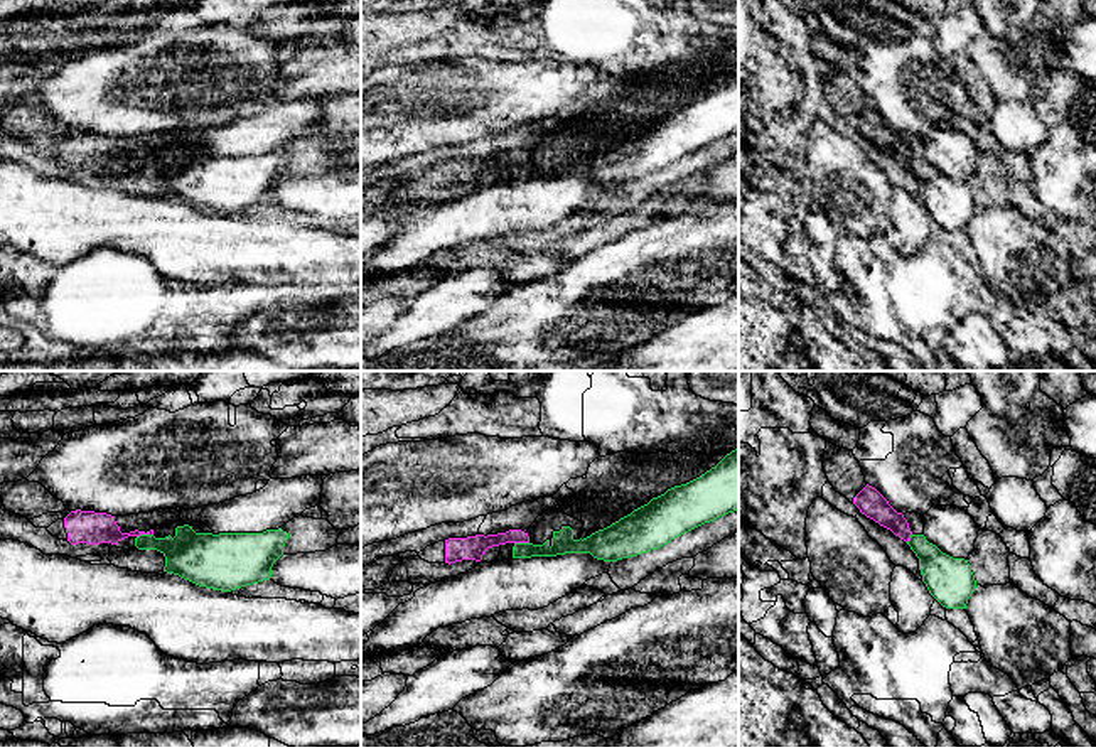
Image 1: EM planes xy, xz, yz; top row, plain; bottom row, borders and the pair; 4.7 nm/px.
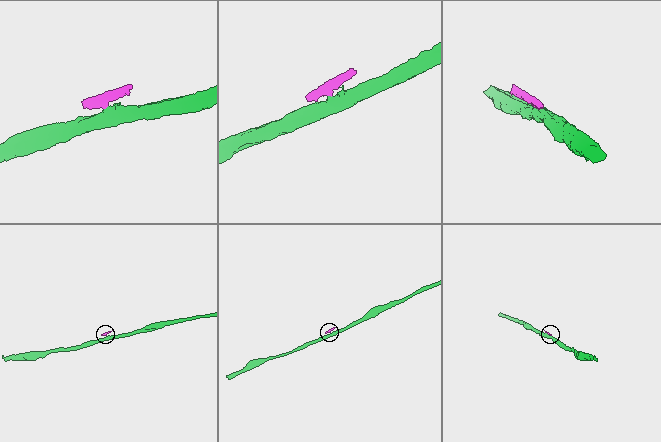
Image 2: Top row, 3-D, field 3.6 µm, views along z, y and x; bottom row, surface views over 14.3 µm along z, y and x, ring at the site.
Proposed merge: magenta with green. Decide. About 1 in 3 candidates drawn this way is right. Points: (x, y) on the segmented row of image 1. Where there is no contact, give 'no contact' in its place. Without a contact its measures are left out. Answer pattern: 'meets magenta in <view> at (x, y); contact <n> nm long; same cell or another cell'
meets magenta in xy at (144, 533); contact 80 nm long; another cell

